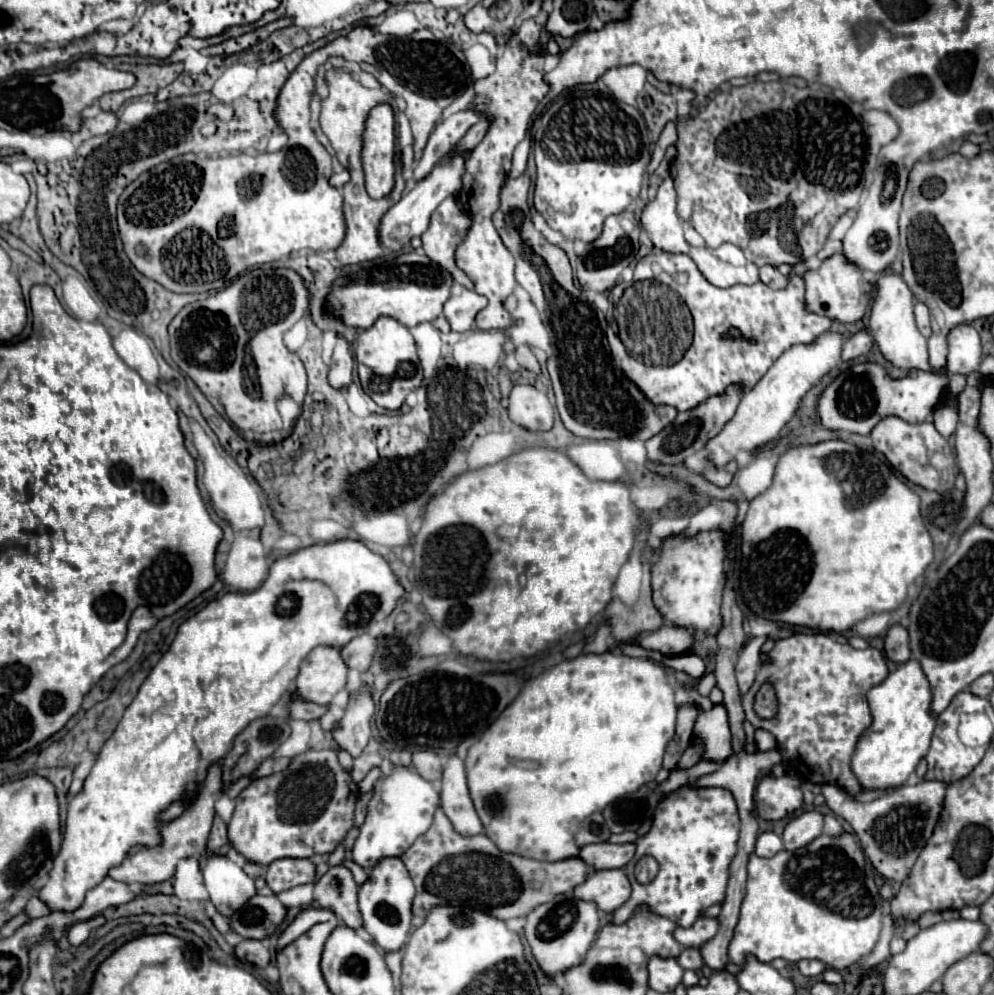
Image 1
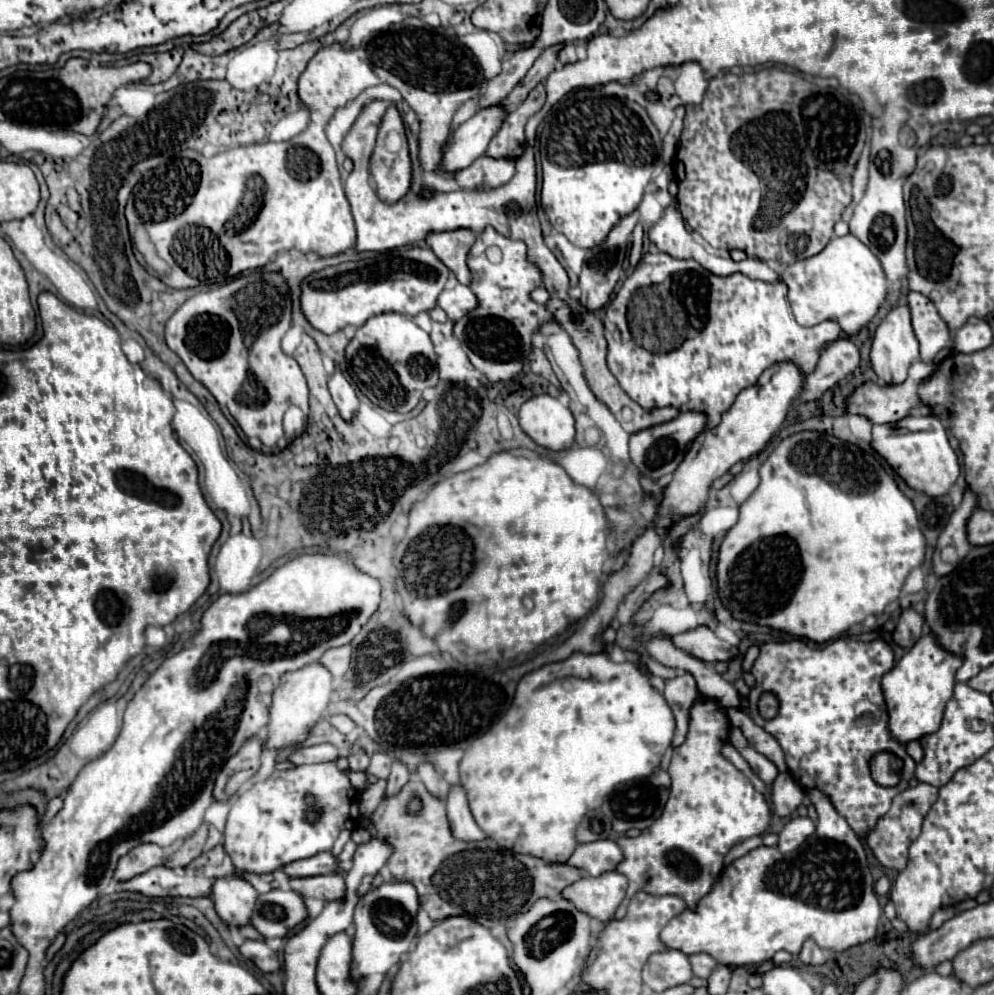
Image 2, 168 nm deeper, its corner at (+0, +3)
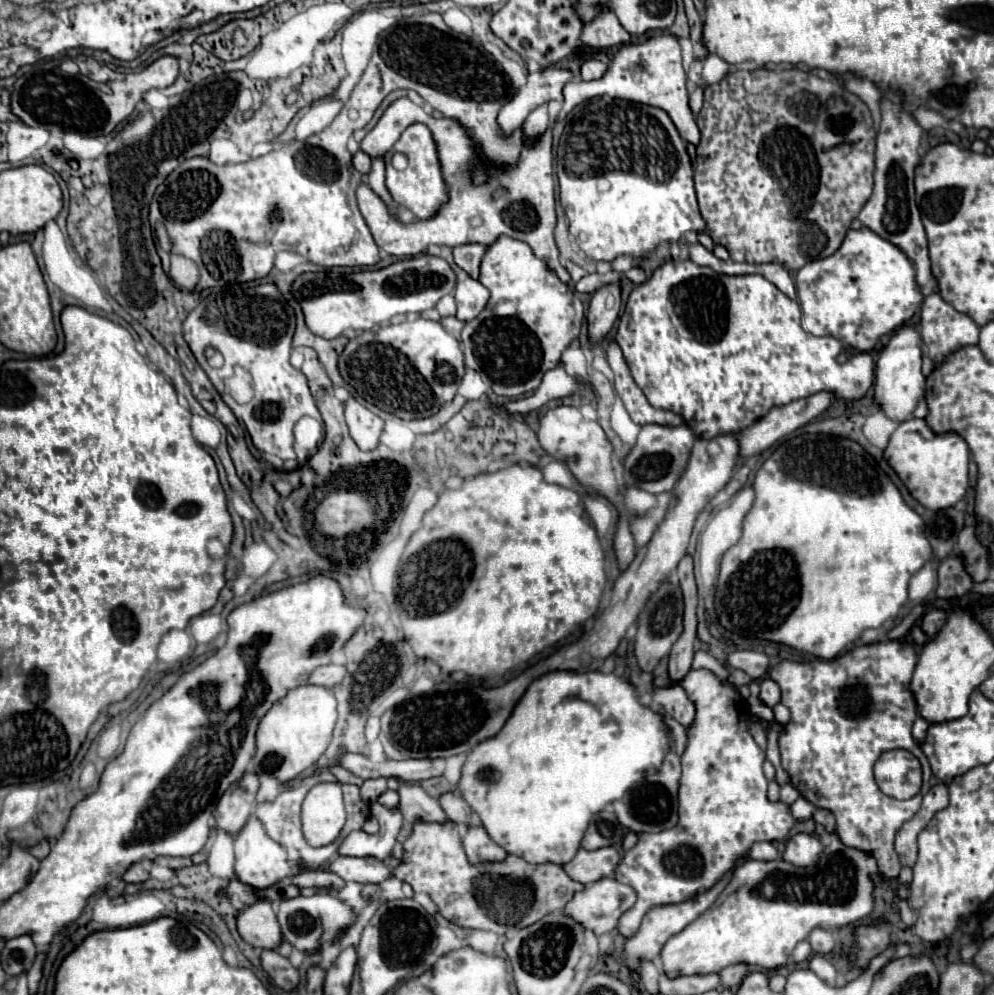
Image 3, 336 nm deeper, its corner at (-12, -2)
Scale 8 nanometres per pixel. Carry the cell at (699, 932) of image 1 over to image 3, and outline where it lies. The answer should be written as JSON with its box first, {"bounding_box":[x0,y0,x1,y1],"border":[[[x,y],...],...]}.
{"bounding_box":[661,834,877,978],"border":[[[831,834],[831,844],[825,846],[819,864],[811,868],[795,868],[793,864],[781,858],[773,862],[747,860],[745,864],[735,868],[731,882],[719,894],[715,906],[709,912],[703,912],[693,924],[689,924],[685,930],[681,930],[679,934],[671,936],[665,942],[661,950],[663,972],[669,978],[673,978],[673,976],[721,972],[725,966],[739,964],[739,962],[745,962],[749,966],[759,966],[759,968],[783,966],[787,964],[797,942],[805,940],[815,926],[841,928],[871,914],[873,882],[869,874],[873,874],[875,868],[877,864],[873,856],[841,844],[837,834]]]}

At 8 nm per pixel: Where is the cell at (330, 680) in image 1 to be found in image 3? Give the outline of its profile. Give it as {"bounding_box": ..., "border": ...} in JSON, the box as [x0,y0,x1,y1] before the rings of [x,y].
{"bounding_box":[251,684,337,784],"border":[[[303,684],[277,700],[257,726],[257,752],[251,760],[251,770],[257,774],[273,774],[281,784],[287,784],[307,768],[315,766],[331,740],[337,722],[335,708],[337,702],[333,692],[329,688],[311,684]]]}

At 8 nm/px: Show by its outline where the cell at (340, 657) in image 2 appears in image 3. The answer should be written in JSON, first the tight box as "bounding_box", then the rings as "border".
{"bounding_box":[307,664,345,688],"border":[[[327,664],[327,666],[319,666],[311,672],[307,684],[315,684],[315,686],[325,686],[325,688],[333,688],[335,684],[339,684],[345,676],[345,666],[335,666],[335,664]]]}

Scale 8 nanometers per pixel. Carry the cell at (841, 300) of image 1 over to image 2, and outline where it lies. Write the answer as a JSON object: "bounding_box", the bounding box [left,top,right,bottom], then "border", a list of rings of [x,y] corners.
{"bounding_box":[781,235,887,335],"border":[[[853,235],[833,237],[821,253],[789,265],[781,273],[781,279],[789,285],[789,303],[791,303],[791,311],[793,311],[799,325],[811,327],[811,325],[817,325],[817,323],[829,319],[829,321],[837,321],[841,325],[841,329],[849,335],[857,333],[865,323],[869,323],[873,319],[873,315],[877,313],[877,309],[881,307],[881,303],[887,295],[885,273],[877,261],[877,257],[869,251],[869,247],[865,247]]]}

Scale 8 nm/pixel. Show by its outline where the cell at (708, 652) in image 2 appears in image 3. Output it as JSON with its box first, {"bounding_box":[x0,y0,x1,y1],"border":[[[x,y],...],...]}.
{"bounding_box":[727,650,769,680],"border":[[[739,650],[729,654],[727,664],[747,672],[753,680],[765,678],[769,672],[769,658],[763,652],[753,652],[753,650]]]}

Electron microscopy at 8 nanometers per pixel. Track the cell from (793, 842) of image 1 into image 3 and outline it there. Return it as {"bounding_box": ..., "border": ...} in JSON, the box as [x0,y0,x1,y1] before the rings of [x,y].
{"bounding_box":[783,834,823,868],"border":[[[795,834],[787,840],[787,850],[783,852],[783,860],[805,868],[817,864],[821,852],[823,852],[823,844],[815,836]]]}

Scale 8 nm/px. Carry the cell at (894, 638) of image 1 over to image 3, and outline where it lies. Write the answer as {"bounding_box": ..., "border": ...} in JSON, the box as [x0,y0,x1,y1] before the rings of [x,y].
{"bounding_box":[923,610,947,638],"border":[[[929,610],[925,616],[923,616],[923,630],[929,638],[933,638],[945,624],[947,620],[947,614],[945,610]]]}

